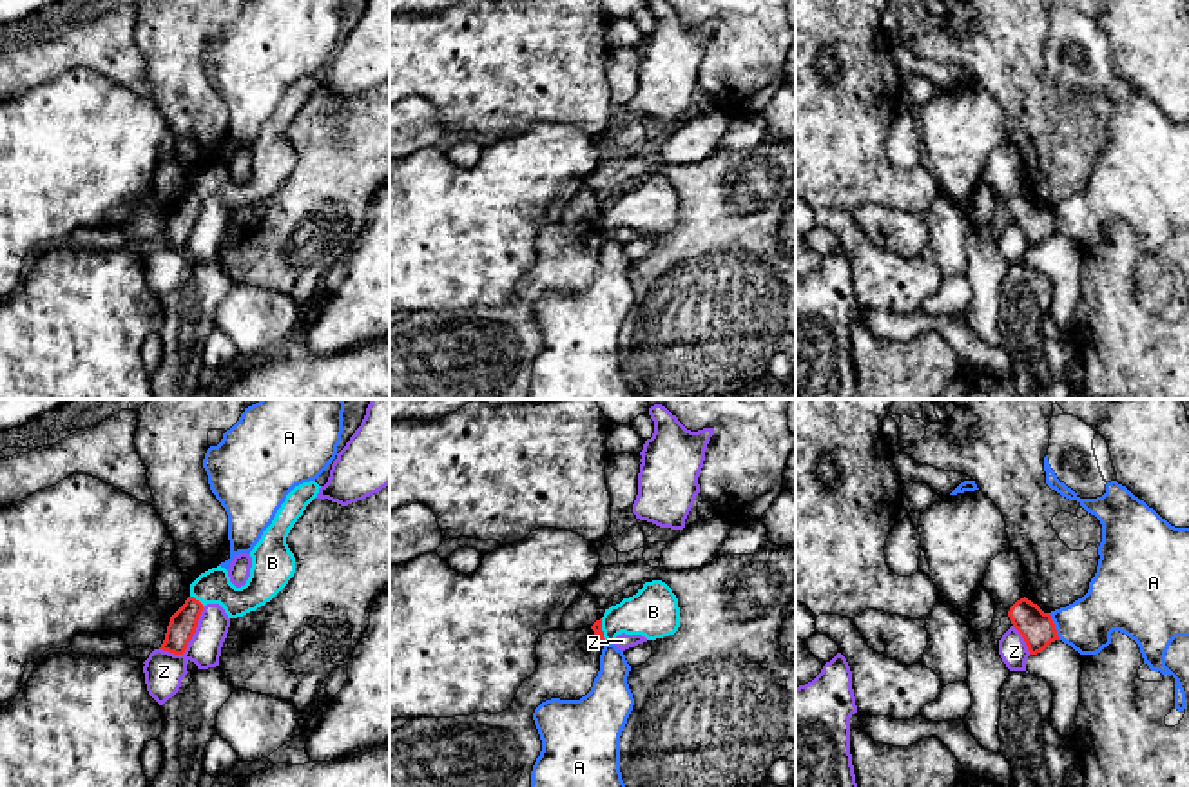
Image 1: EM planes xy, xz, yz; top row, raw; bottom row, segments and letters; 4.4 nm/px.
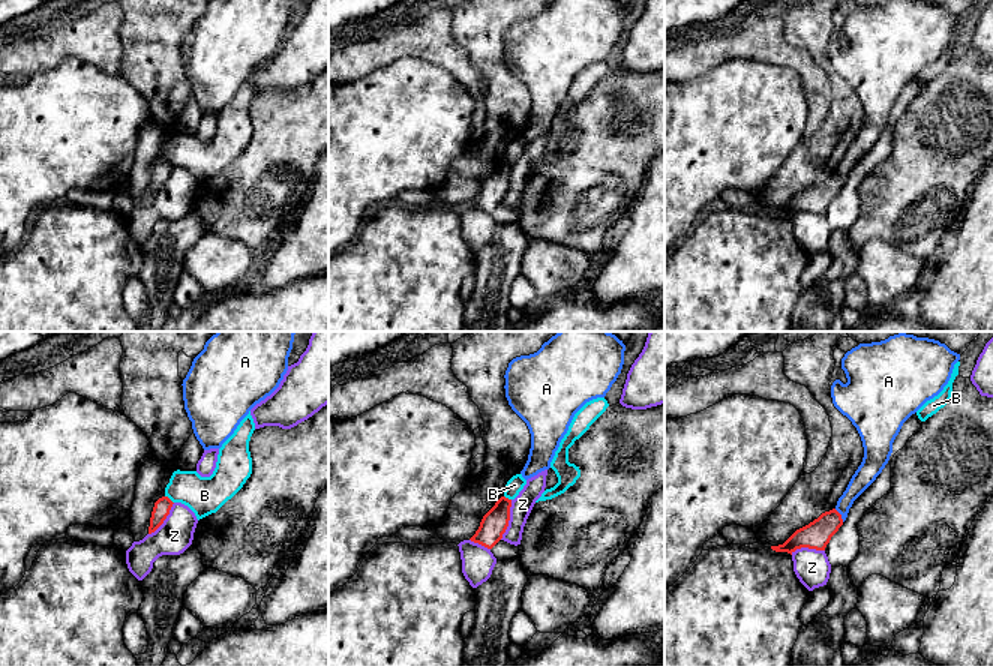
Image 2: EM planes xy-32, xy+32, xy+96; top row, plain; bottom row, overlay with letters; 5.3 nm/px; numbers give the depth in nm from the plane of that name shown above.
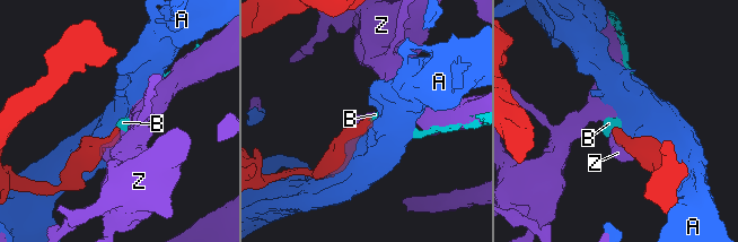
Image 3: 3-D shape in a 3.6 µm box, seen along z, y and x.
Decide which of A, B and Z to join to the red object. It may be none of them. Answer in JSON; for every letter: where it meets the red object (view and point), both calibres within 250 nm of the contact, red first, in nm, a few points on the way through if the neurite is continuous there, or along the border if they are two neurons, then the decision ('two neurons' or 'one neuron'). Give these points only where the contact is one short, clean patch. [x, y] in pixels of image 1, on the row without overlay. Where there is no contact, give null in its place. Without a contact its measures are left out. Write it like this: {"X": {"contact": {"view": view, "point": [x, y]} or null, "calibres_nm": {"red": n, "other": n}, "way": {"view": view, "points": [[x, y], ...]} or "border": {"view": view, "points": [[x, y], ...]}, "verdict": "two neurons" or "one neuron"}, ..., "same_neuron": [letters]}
{"A": {"contact": {"view": "yz", "point": [1053, 220]}, "calibres_nm": {"red": 150, "other": 240}, "verdict": "two neurons"}, "B": {"contact": {"view": "xy", "point": [198, 194]}, "calibres_nm": {"red": 120, "other": 150}, "border": {"view": "xy", "points": [[191, 189], [203, 198]]}, "verdict": "two neurons"}, "Z": {"contact": {"view": "xy", "point": [191, 233]}, "calibres_nm": {"red": 120, "other": 180}, "verdict": "two neurons"}, "same_neuron": []}

